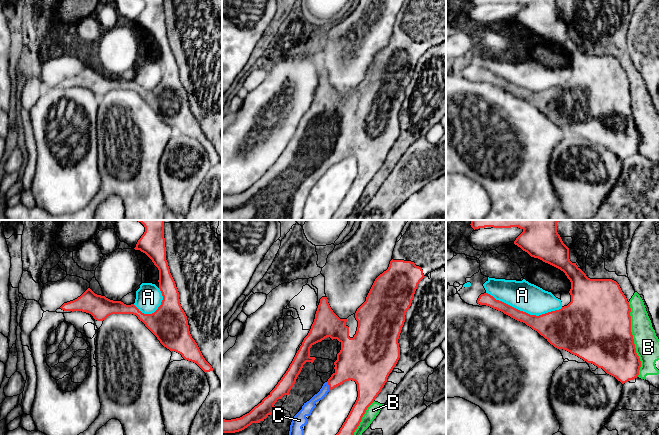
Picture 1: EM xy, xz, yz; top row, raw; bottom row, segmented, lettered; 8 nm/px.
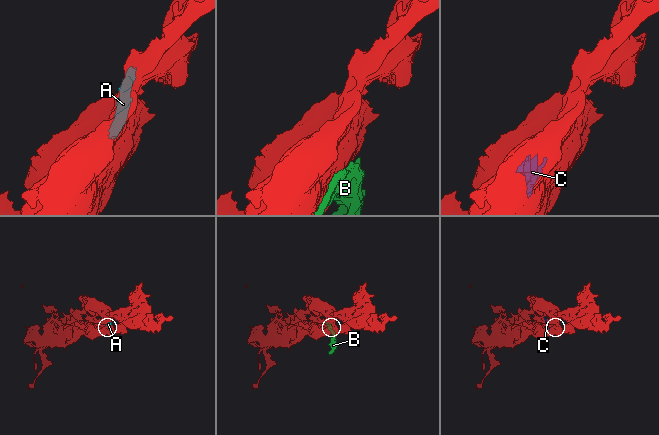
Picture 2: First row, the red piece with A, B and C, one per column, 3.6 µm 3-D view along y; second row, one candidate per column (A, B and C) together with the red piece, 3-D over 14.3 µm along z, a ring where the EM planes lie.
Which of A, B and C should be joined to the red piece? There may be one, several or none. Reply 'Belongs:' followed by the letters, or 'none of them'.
Belongs: C

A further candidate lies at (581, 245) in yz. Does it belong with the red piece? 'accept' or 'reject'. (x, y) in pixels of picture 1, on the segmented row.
reject

